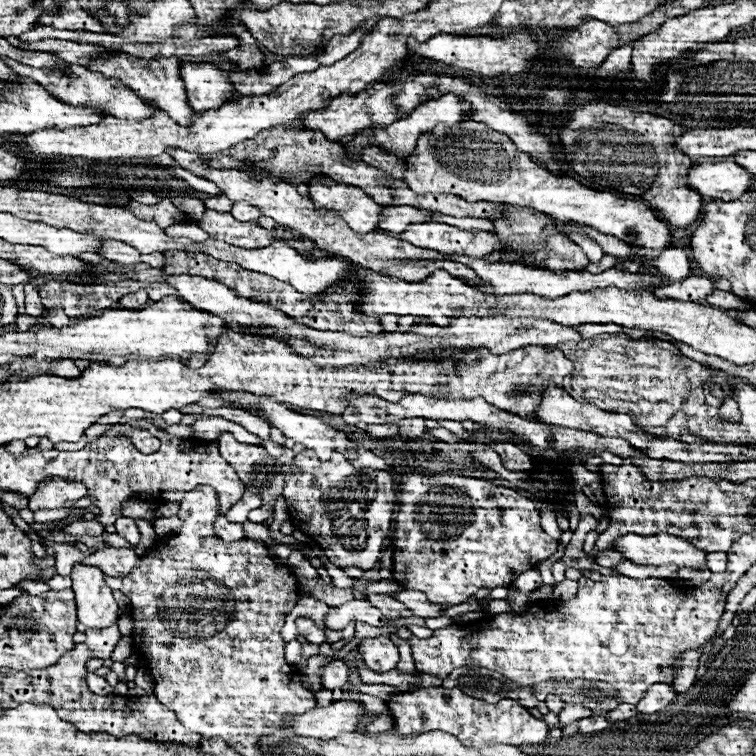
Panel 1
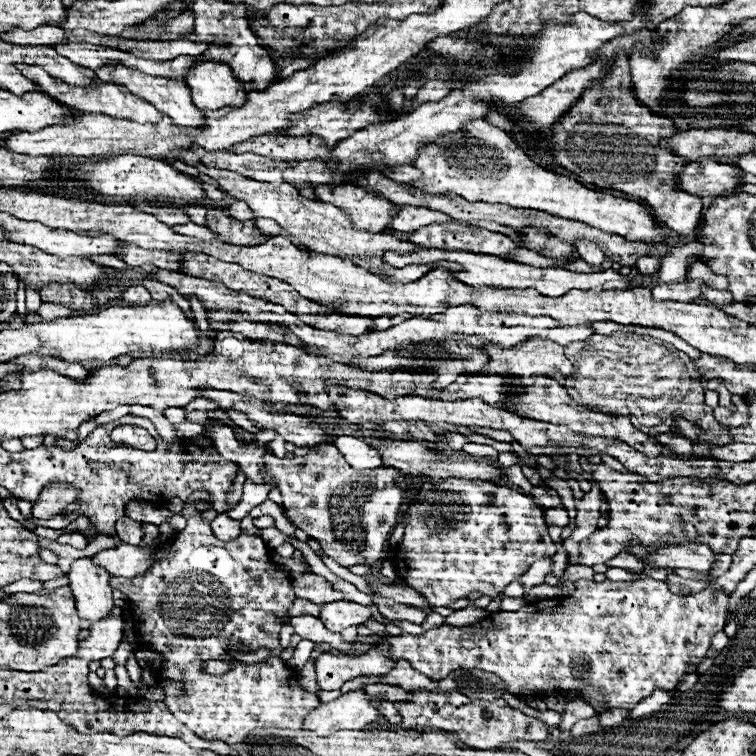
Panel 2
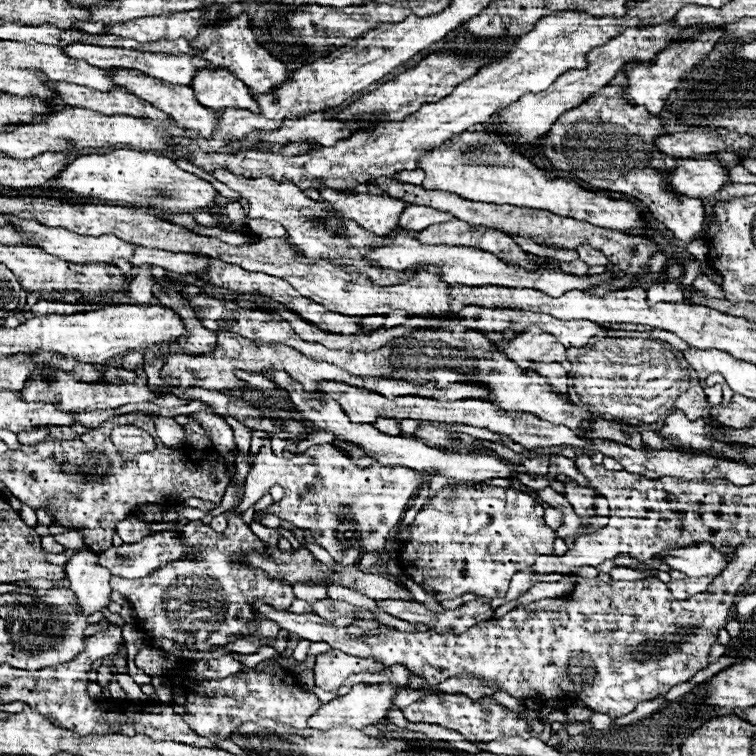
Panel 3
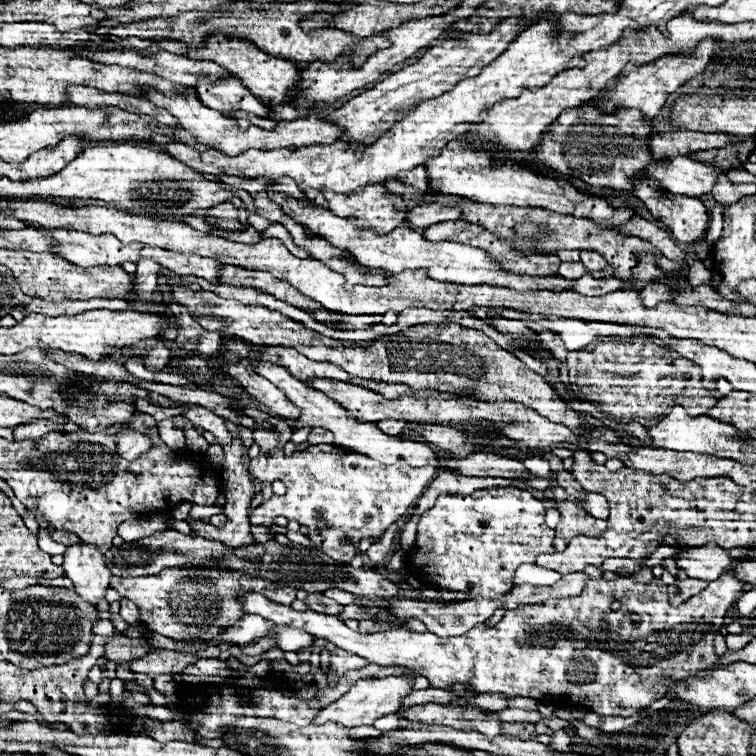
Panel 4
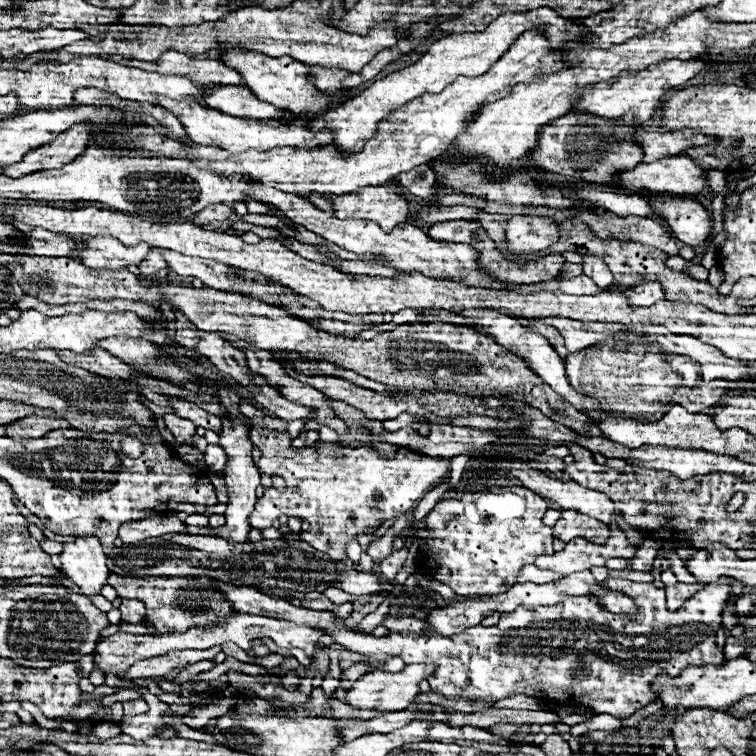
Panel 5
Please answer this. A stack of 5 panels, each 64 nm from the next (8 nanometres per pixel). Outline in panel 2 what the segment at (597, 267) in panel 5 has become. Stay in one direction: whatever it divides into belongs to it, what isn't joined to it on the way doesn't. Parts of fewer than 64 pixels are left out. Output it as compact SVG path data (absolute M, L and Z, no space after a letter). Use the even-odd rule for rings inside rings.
M576 240L574 246L578 248L580 256L582 256L588 264L592 264L592 266L602 264L602 260L606 258L604 252L600 252L600 248L596 248L596 244L592 244L590 240Z

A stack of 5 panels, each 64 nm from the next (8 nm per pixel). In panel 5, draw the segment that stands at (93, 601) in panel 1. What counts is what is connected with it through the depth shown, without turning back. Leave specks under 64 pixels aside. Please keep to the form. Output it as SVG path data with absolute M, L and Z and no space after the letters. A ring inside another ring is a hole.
M92 536L64 544L60 560L62 572L80 588L80 594L94 596L106 586L110 576L106 568L106 554L102 552L100 542Z

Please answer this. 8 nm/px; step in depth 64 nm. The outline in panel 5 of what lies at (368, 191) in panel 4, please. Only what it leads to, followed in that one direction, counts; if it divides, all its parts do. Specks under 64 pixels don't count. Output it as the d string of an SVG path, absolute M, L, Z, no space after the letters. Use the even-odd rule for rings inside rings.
M366 186L348 196L326 196L338 218L364 218L376 222L384 232L408 218L408 202L396 186Z

